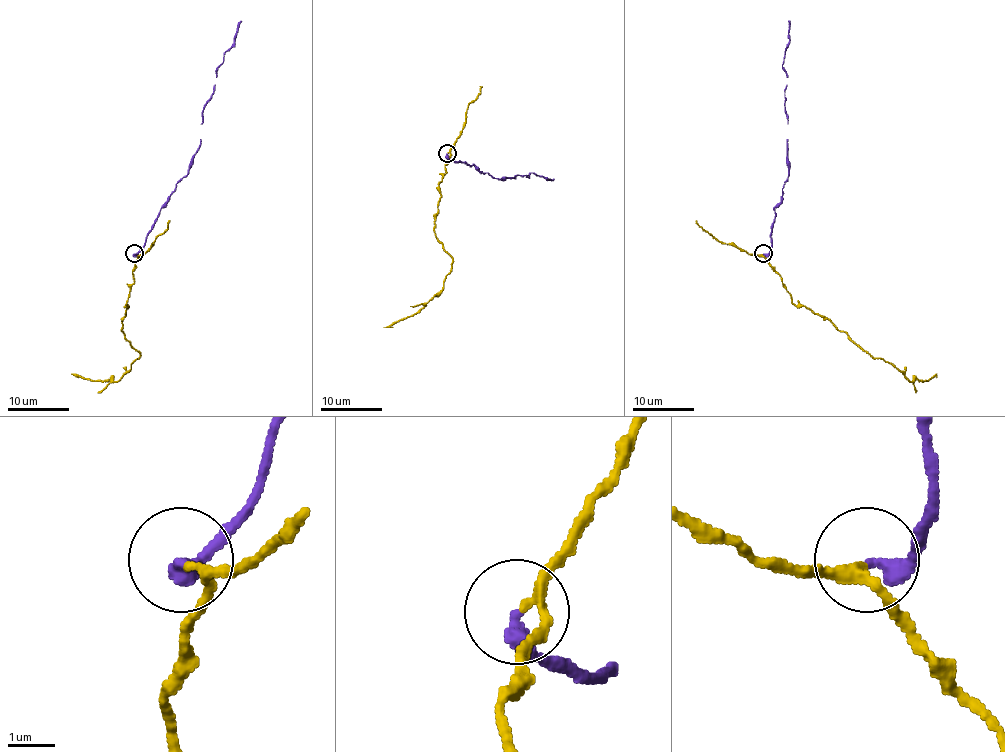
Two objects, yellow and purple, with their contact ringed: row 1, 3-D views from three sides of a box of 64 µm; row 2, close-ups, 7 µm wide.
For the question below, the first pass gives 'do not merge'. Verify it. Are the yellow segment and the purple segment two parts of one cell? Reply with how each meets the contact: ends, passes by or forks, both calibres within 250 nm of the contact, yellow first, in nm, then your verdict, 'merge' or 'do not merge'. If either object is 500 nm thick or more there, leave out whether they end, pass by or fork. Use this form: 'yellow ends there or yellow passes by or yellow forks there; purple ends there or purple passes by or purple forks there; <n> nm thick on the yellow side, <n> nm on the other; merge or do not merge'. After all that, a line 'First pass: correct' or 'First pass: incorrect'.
yellow passes by; purple ends there; 180 nm thick on the yellow side, 360 nm on the other; do not merge
First pass: correct

